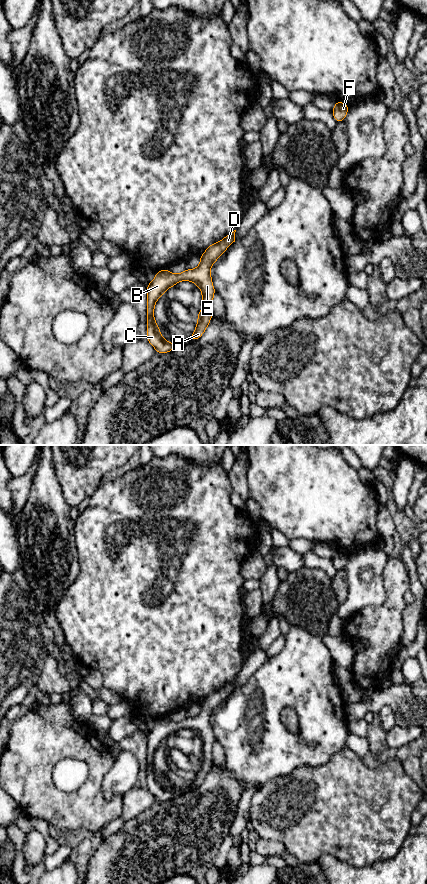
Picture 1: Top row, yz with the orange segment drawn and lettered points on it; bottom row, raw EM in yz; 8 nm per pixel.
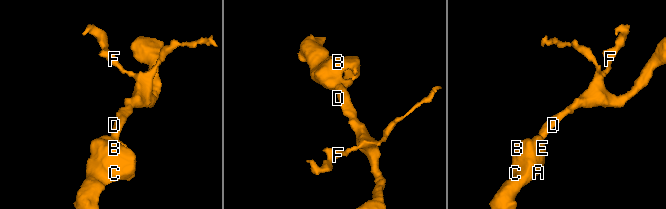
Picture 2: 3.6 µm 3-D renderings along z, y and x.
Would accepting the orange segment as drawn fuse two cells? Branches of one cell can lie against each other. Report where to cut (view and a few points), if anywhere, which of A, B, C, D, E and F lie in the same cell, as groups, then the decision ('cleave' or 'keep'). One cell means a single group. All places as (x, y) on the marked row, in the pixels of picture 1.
cut none; groups A B C D E F; keep

